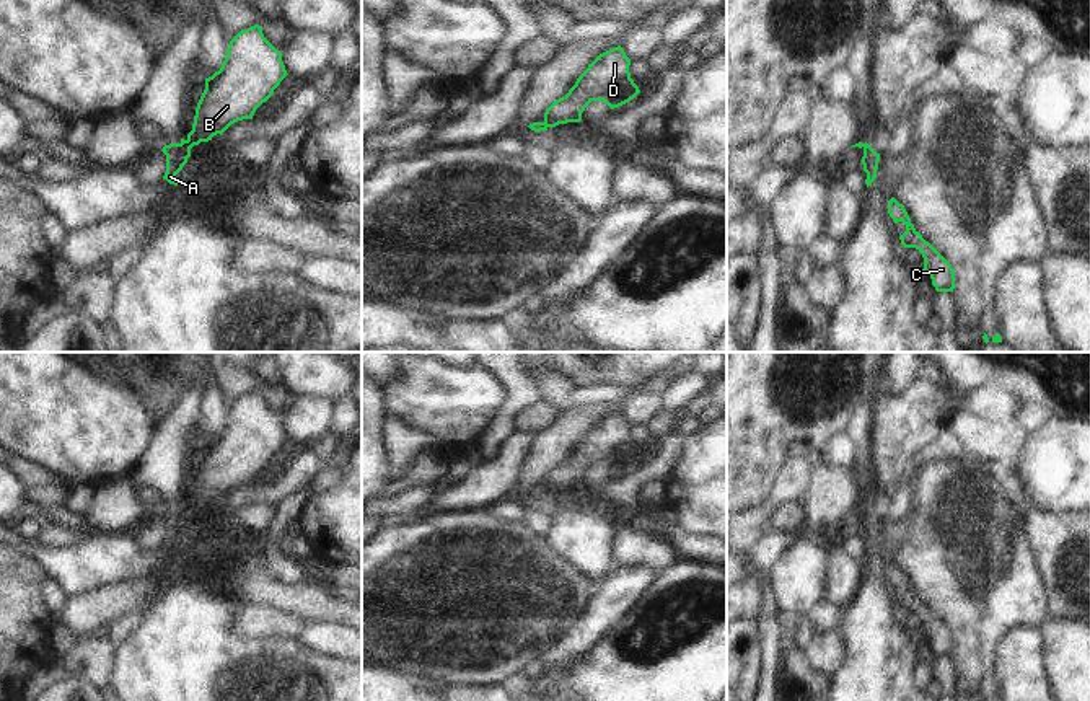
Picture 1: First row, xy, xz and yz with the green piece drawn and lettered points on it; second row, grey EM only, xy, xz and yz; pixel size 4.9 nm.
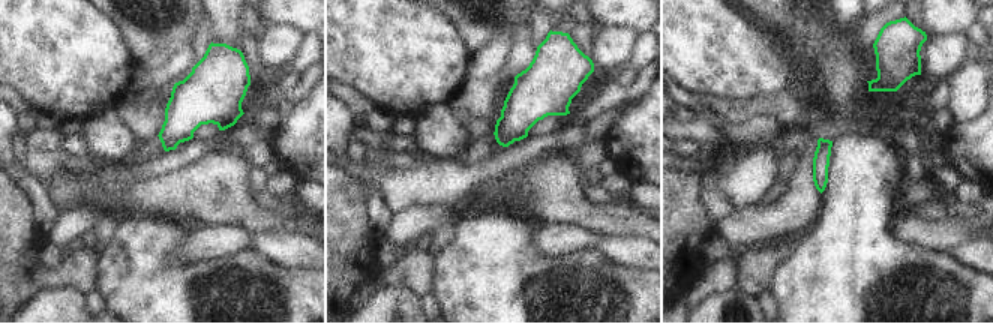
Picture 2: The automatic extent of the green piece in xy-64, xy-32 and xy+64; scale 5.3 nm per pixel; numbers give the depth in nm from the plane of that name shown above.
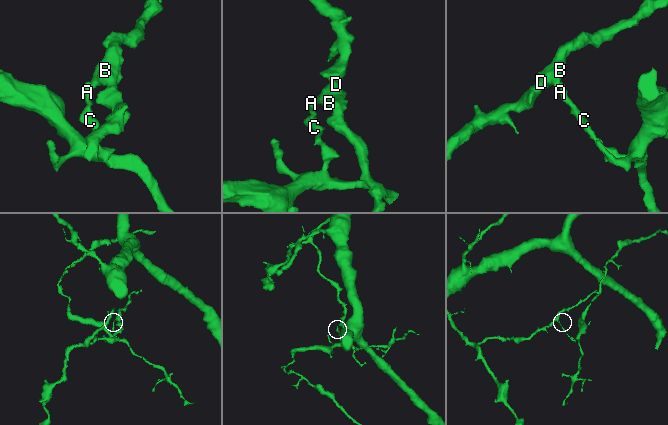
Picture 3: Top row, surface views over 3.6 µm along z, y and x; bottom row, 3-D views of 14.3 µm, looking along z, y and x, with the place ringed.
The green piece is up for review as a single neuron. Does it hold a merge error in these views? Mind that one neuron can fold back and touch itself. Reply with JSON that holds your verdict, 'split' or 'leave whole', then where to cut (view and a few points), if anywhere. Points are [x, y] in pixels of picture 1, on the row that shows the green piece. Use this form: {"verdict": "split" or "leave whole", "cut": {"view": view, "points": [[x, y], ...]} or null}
{"verdict": "split", "cut": {"view": "xy", "points": [[180, 144], [181, 150], [189, 155]]}}

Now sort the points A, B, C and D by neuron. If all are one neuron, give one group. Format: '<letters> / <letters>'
A C / B D

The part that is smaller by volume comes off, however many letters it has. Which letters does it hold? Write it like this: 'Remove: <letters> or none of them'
Remove: A, C.

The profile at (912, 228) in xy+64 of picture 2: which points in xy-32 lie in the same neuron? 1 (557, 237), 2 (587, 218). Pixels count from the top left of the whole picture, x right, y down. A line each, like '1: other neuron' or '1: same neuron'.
1: same neuron
2: other neuron

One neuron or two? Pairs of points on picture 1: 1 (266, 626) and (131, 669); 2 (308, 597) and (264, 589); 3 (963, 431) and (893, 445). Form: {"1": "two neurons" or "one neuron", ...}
{"1": "two neurons", "2": "one neuron", "3": "two neurons"}

